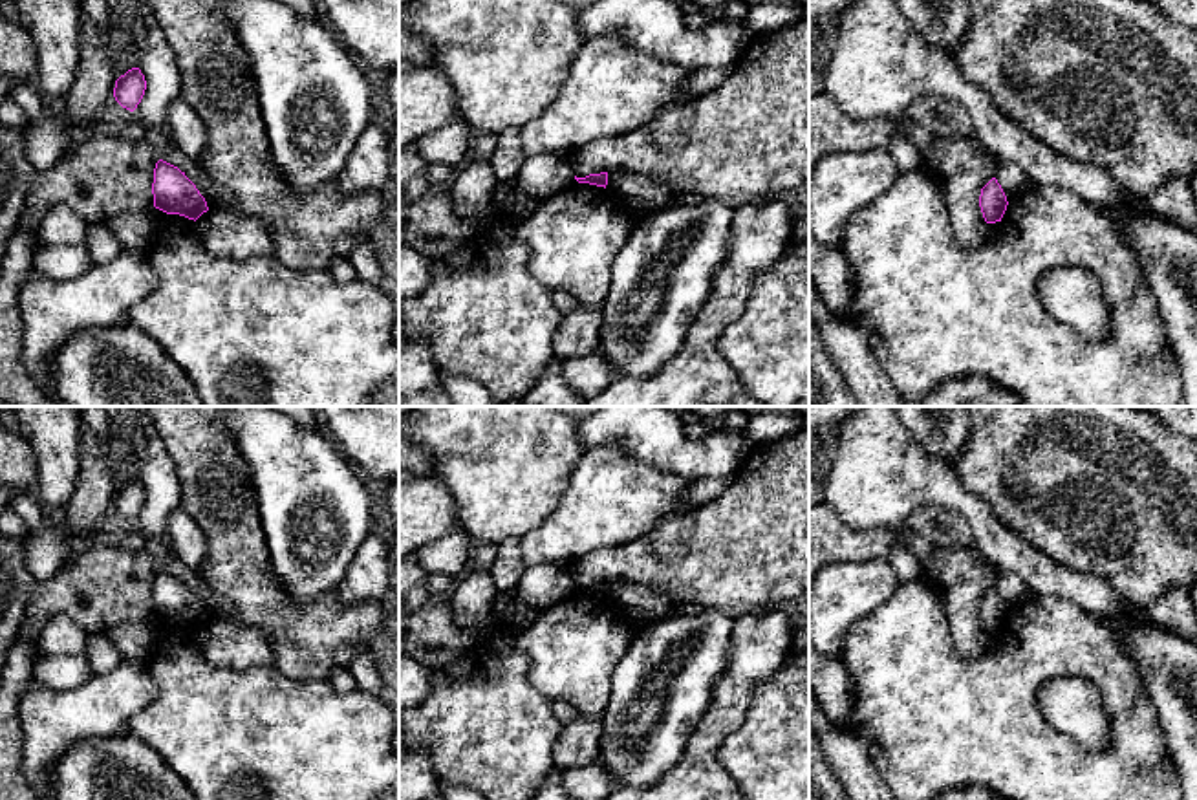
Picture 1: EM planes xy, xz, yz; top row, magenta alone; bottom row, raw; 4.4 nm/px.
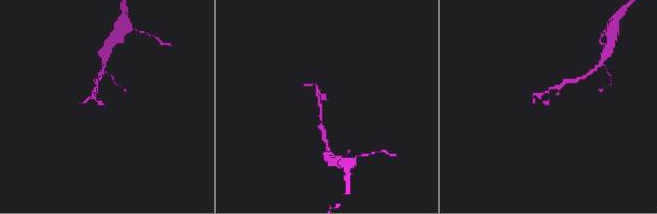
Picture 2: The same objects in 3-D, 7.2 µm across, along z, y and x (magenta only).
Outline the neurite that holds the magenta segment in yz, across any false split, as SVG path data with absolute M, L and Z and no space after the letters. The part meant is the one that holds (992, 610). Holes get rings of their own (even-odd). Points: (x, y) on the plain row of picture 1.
M992 588L983 599L979 606L979 617L983 622L983 628L987 633L1001 632L1005 621L1007 621L1007 606L998 593L996 588Z

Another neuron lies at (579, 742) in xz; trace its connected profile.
M575 714L553 745L555 765L564 773L584 767L600 754L602 719Z

